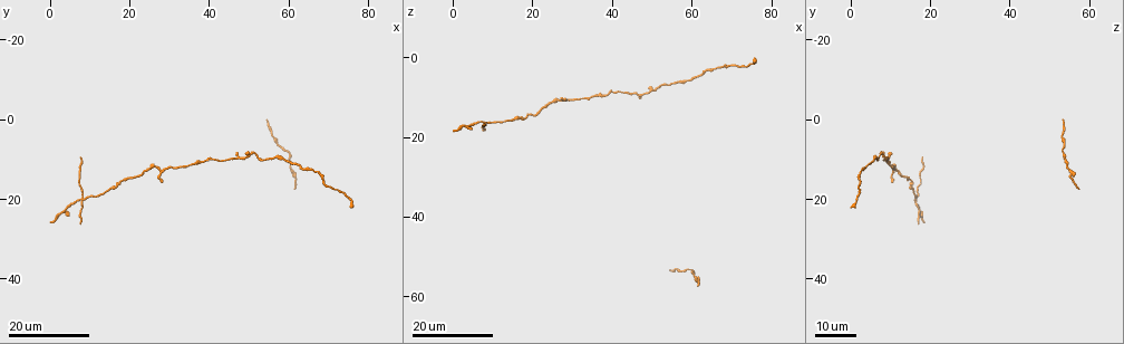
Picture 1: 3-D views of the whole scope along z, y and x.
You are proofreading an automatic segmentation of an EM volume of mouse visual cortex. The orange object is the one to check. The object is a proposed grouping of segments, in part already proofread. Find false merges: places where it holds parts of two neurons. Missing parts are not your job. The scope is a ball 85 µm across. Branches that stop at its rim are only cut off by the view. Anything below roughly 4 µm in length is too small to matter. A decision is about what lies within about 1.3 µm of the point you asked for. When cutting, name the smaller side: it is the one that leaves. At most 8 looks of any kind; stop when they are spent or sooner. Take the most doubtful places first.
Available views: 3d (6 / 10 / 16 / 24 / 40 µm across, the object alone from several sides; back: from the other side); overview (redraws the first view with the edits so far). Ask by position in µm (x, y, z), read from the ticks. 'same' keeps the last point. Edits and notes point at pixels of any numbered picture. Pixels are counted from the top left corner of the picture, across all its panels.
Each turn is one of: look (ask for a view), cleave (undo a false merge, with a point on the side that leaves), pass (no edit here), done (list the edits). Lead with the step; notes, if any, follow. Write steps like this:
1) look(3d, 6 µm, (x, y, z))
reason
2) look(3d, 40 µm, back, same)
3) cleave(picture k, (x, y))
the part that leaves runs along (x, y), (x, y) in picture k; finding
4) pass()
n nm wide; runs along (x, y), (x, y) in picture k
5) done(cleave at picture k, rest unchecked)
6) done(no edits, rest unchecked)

look(3d, 24 µm, (47.0, 10.0, 9.5))
thin arm on a thick one

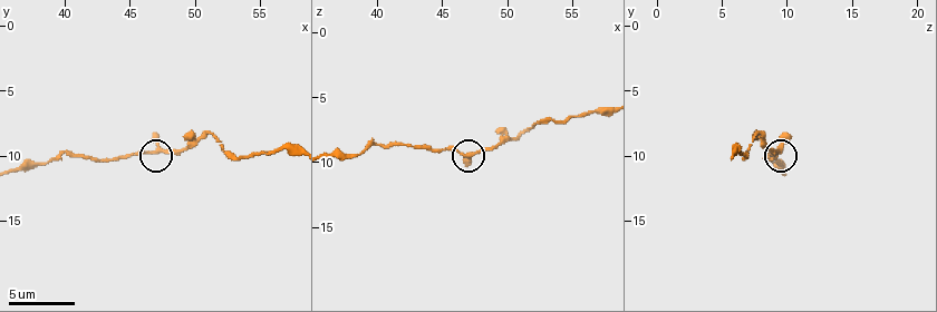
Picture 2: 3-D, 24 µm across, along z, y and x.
look(3d, 10 µm, (47.2, 9.4, 9.4))
closer look

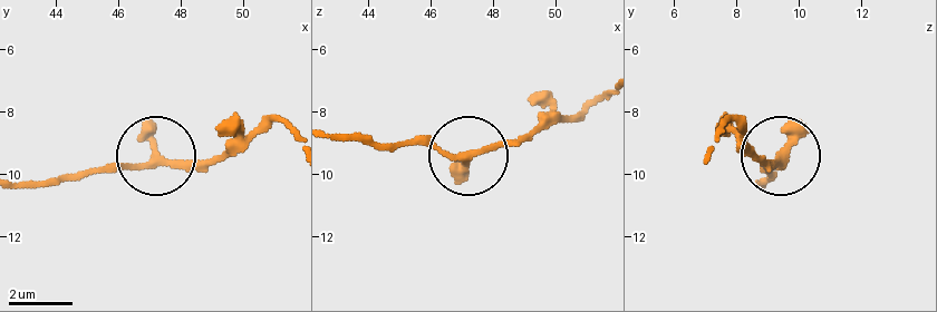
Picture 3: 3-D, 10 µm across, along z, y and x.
pass()
200 nm wide; continuous, no second neuron

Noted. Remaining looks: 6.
look(3d, 24 µm, (15.5, 16.5, 16.0))
sudden change in width

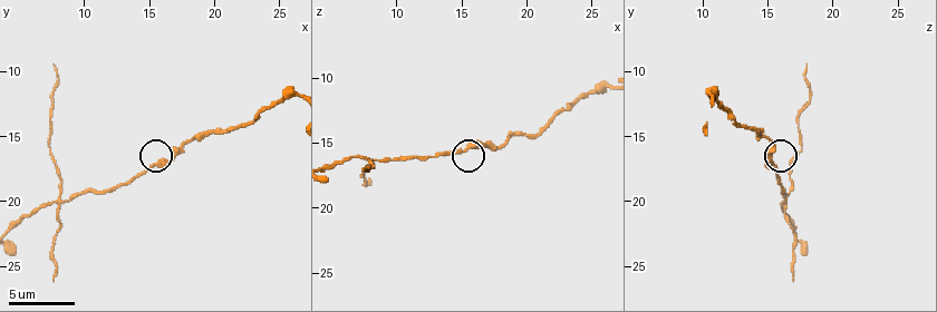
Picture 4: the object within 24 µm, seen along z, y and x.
look(3d, 6 µm, (15.2, 17.2, 15.4))

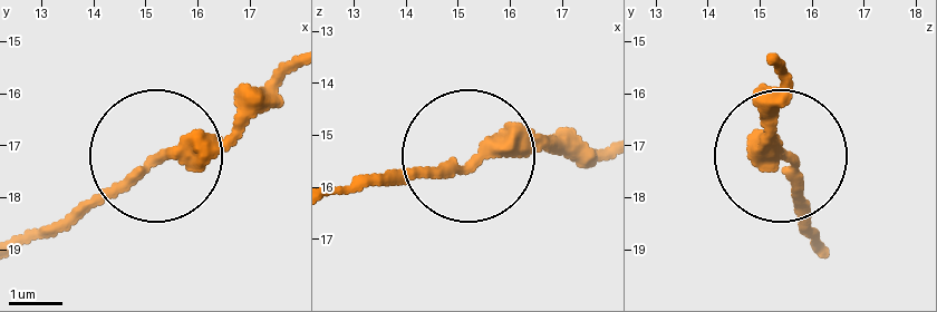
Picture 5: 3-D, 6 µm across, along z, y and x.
pass()
290 nm wide; runs along (290, 74), (238, 126), (144, 162), (68, 228) in picture 5; all the same neuron

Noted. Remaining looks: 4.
look(3d, 24 µm, (56.5, 4.0, 53.5))

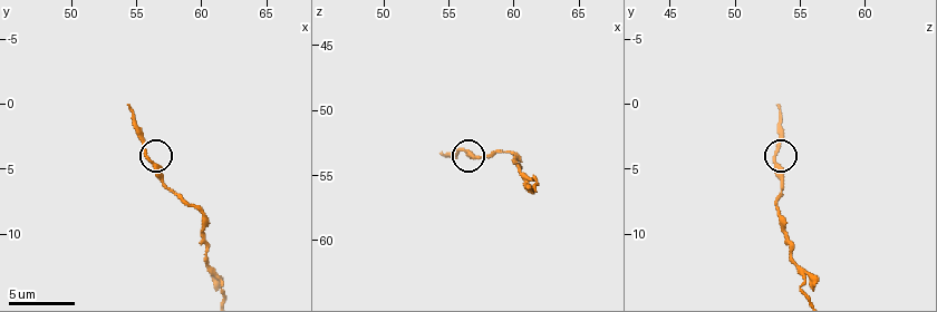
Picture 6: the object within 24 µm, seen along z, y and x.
look(3d, 10 µm, (56.0, 4.0, 52.8))
closer look

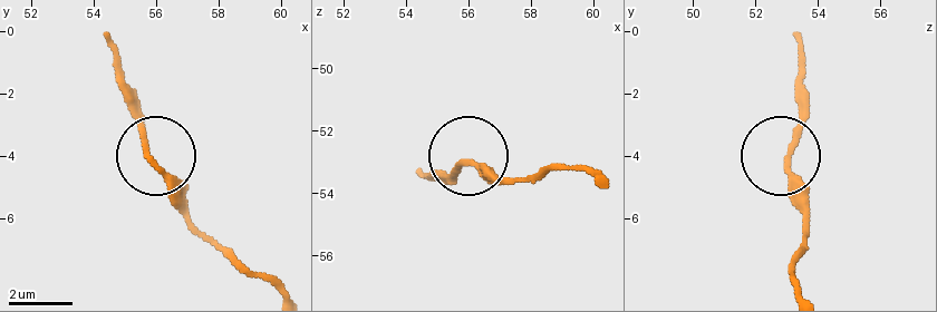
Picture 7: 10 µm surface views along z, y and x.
pass()
one neuron here

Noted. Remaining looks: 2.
look(3d, 24 µm, (4.0, 22.5, 17.0))
three arms meet

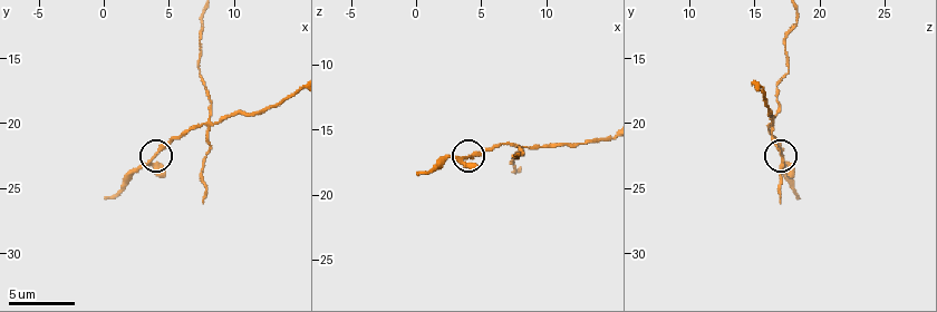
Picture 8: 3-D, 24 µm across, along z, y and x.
look(3d, 6 µm, (3.8, 22.6, 17.0))

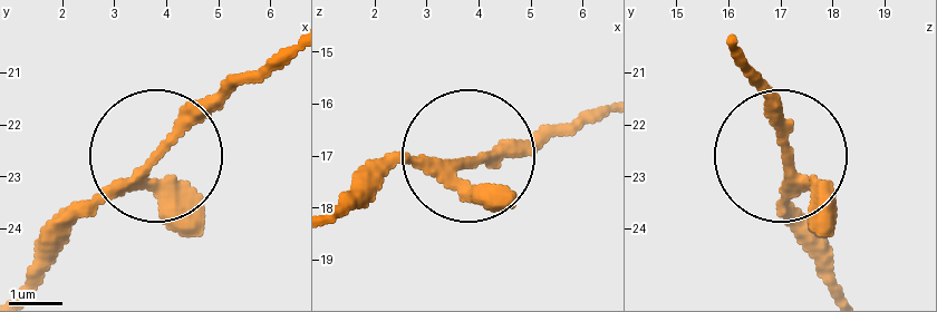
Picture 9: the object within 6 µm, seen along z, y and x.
pass()
190 nm wide; runs along (735, 37), (789, 165), (802, 241) in picture 9; one neuron here

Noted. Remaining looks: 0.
done(no edits, rest unchecked)

